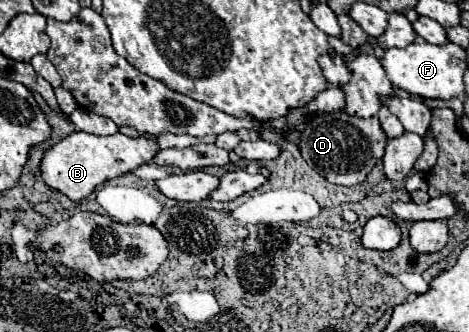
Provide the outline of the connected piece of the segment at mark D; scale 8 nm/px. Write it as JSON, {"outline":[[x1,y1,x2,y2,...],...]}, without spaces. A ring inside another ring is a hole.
{"outline":[[331,112,313,118,299,138,299,150,303,160,331,184,353,186,367,178,371,168,385,154,387,136,379,124,379,118,345,116,345,112]]}

